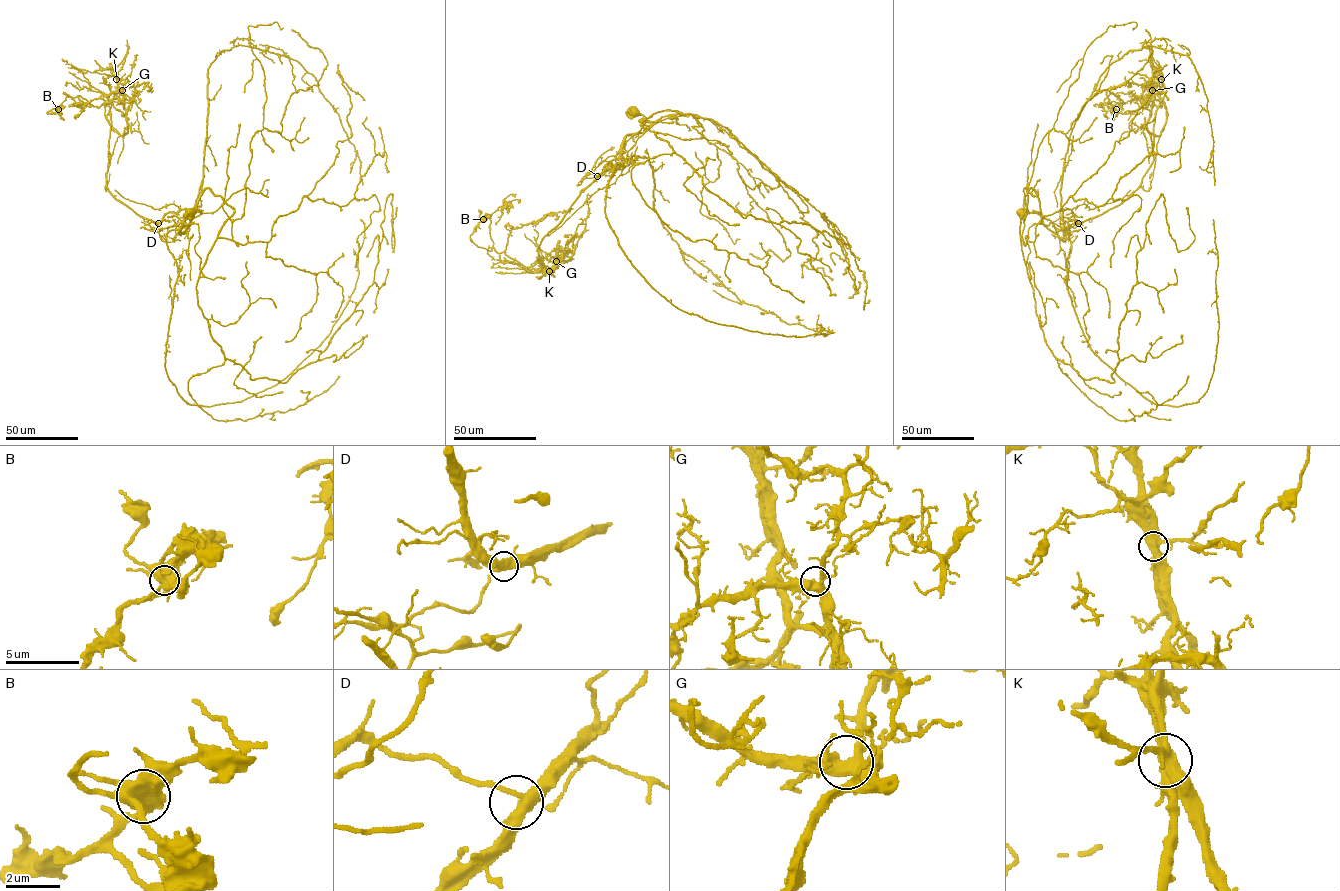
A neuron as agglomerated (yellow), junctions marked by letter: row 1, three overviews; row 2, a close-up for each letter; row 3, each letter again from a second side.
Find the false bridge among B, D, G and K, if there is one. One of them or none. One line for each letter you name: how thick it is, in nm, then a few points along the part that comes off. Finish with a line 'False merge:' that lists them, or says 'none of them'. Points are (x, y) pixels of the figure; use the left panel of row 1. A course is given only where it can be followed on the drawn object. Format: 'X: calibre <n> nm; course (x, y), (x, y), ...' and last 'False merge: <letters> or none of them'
K: calibre 480 nm; course (116, 79), (127, 125), (121, 135), (106, 117), (111, 102), (97, 107), (77, 96), (128, 102), (137, 92)
False merge: K

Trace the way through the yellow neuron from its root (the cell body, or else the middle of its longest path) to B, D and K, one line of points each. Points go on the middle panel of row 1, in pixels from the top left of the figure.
B: (633, 111), (645, 118), (622, 149), (634, 159), (581, 191), (538, 247), (542, 273), (478, 247), (483, 219)
D: (633, 111), (645, 118), (638, 131), (626, 136), (622, 149), (625, 159), (634, 159), (597, 176)
K: (633, 111), (645, 118), (622, 149), (634, 159), (583, 188), (543, 238), (540, 270), (550, 271)

